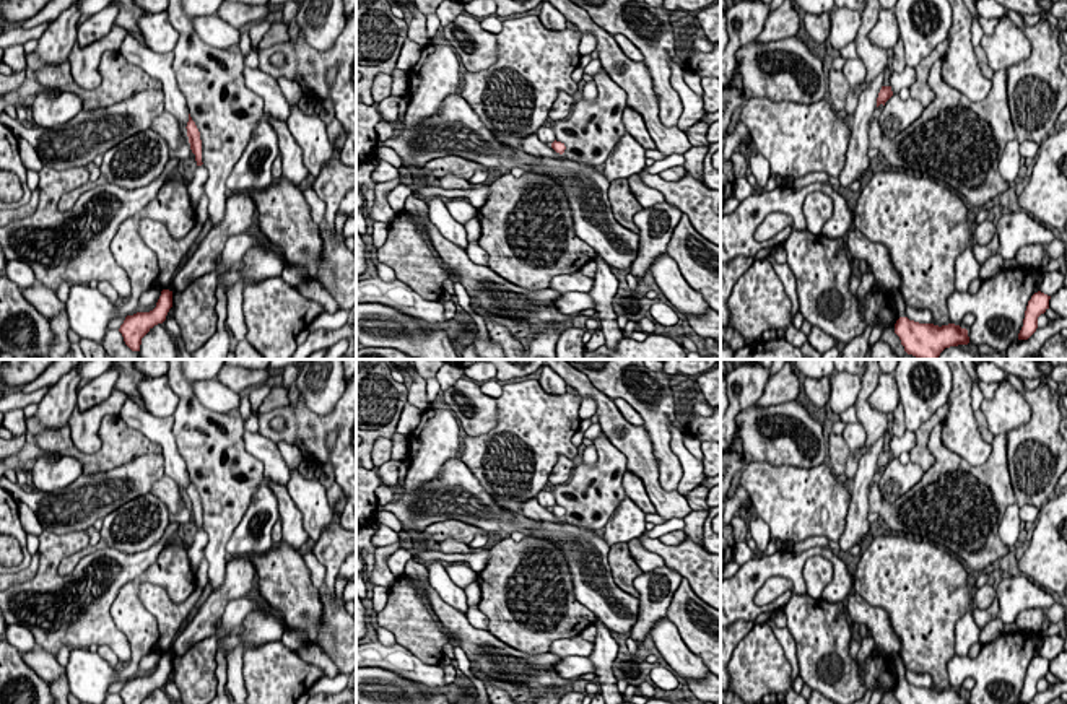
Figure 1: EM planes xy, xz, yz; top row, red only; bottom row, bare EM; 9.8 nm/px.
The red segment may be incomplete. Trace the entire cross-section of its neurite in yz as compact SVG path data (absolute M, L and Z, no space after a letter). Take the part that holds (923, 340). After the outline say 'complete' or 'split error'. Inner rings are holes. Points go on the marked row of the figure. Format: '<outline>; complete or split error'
M899 317L895 324L895 333L908 354L919 359L939 359L945 348L968 345L968 330L960 325L919 324L908 317Z; complete

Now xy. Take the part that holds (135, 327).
M163 289L156 302L156 307L150 312L137 312L127 315L119 332L124 337L125 345L132 351L140 351L142 338L158 324L166 320L169 309L172 307L172 291Z; complete

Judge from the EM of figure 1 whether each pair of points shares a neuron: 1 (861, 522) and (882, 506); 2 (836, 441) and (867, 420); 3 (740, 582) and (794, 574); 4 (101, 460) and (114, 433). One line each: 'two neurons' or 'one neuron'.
1: two neurons
2: two neurons
3: one neuron
4: one neuron

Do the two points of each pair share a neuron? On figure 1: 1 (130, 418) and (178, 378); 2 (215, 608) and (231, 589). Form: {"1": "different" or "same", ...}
{"1": "different", "2": "same"}

